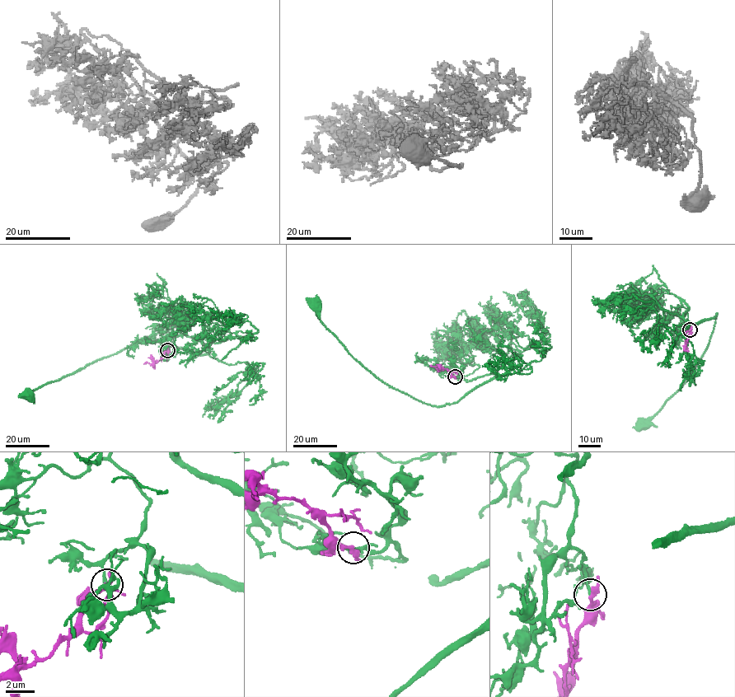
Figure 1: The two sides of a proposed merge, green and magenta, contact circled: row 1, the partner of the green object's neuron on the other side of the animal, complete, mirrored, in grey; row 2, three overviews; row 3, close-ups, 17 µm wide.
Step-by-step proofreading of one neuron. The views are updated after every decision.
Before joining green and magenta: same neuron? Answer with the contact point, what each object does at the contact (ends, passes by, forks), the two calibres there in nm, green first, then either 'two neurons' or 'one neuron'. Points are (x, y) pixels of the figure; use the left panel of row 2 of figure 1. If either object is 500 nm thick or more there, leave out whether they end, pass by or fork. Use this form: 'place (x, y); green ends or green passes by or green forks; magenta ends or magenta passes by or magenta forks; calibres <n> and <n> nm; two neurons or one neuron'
place (167, 350); green ends; magenta forks; calibres 160 and 240 nm; one neuron

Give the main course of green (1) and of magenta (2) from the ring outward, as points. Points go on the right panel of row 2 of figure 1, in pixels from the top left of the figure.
1: (690, 329), (681, 299), (689, 307), (685, 320), (699, 323), (716, 314), (715, 323), (693, 371), (643, 424)
2: (690, 329), (685, 350)

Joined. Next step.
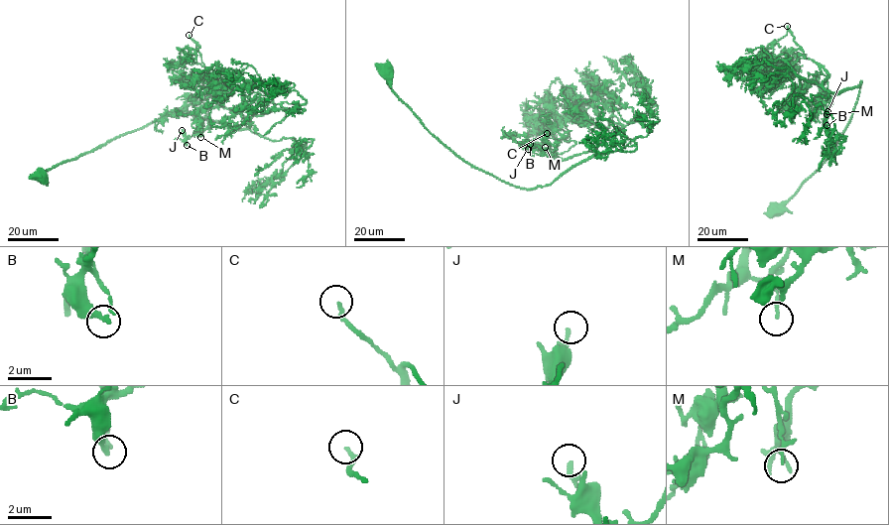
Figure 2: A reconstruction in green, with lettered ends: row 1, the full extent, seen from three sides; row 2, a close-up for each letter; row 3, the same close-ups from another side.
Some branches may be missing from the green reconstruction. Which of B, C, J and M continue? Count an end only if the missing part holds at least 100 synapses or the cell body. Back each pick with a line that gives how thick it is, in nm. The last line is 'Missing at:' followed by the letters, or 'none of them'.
C: 190 nm thick
Missing at: C

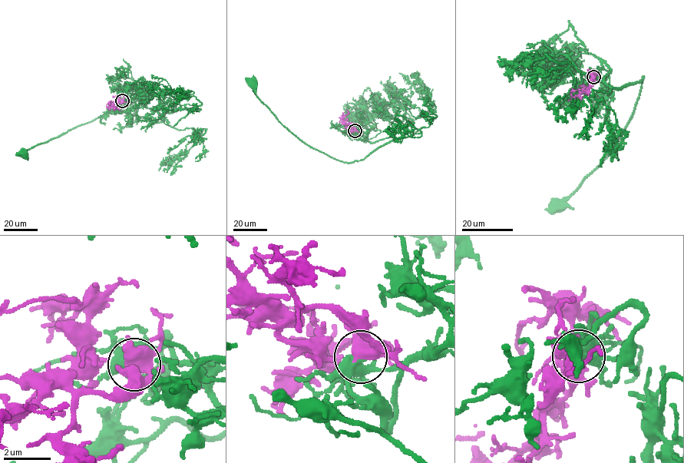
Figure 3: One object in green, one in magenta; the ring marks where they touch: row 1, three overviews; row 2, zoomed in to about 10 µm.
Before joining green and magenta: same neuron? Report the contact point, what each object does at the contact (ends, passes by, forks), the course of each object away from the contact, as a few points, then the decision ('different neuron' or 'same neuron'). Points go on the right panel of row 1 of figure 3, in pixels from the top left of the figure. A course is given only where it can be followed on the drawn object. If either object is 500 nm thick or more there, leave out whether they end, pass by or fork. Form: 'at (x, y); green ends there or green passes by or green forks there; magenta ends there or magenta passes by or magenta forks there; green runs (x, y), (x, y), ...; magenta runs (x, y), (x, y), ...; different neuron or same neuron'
at (593, 77); green forks there; magenta forks there; green runs (594, 77), (602, 60), (611, 69), (603, 80), (614, 88), (643, 77), (616, 143), (558, 206); magenta runs (593, 77), (583, 93), (568, 100); same neuron

